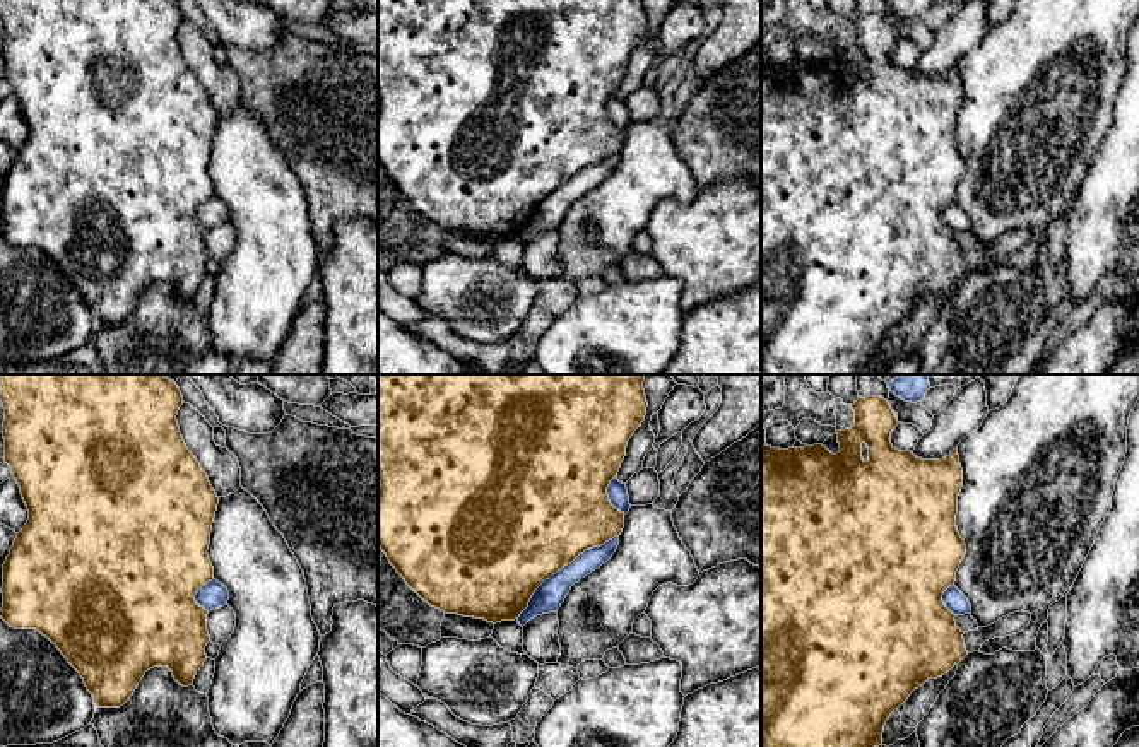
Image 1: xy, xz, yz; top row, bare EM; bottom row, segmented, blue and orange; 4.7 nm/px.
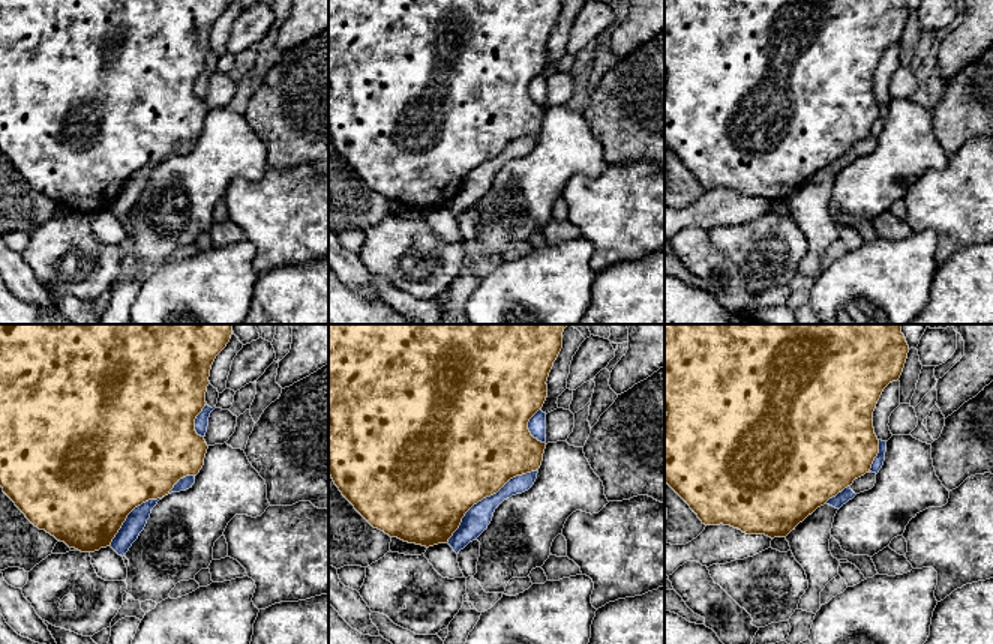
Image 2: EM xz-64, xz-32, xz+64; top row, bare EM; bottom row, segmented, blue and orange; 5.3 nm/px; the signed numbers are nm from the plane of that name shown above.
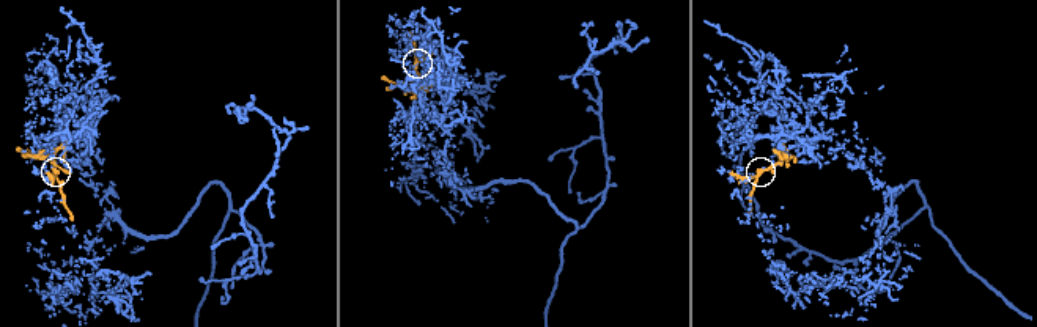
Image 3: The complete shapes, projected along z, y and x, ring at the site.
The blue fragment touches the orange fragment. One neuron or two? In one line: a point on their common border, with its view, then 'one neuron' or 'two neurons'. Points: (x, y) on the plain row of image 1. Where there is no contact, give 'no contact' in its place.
xz (565, 183) | two neurons

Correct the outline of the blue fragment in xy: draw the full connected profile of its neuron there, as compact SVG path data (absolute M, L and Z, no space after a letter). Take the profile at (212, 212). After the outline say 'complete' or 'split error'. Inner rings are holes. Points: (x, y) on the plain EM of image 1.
M217 197L209 198L202 205L198 205L195 212L195 219L204 224L207 229L215 227L219 224L227 222L229 209Z | complete

